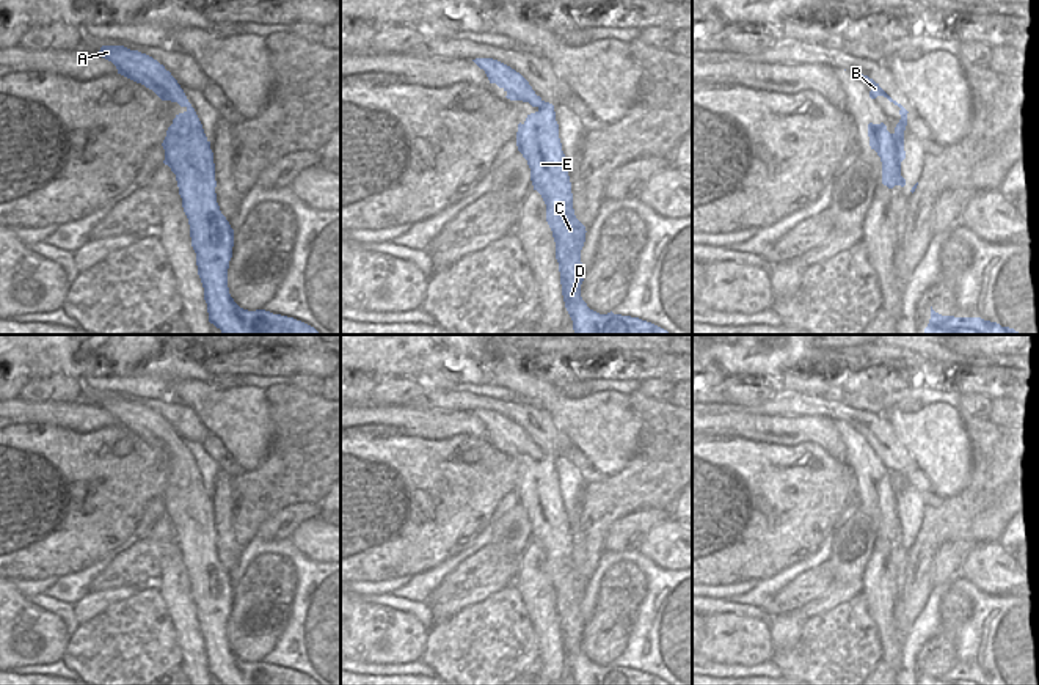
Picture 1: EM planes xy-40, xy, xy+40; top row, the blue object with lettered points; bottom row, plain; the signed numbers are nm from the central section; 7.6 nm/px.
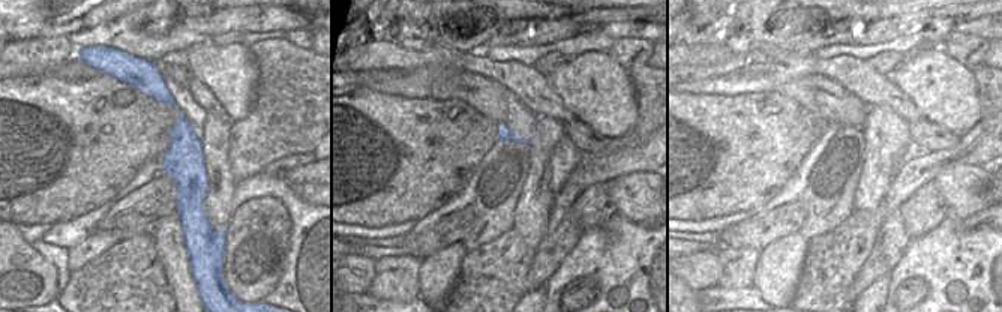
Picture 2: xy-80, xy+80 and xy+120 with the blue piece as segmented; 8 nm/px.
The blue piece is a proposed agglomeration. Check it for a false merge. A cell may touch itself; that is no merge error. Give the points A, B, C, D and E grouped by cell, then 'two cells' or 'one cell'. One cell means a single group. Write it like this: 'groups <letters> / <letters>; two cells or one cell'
groups A B C D E; one cell

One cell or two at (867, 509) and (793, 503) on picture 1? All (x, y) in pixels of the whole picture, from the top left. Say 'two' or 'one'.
two

